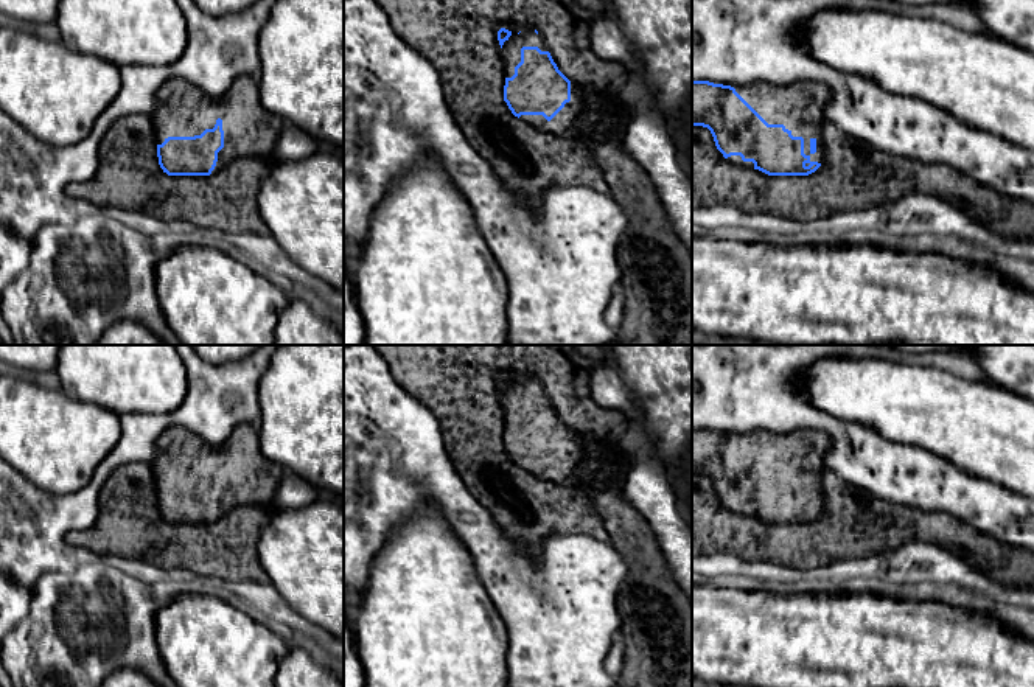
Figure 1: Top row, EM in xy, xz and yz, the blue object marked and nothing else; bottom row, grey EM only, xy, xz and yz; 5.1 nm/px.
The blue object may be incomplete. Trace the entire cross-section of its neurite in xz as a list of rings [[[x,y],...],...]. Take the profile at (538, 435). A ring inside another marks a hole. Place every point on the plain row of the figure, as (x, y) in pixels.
[[[501,376],[505,421],[504,449],[524,473],[560,485],[580,485],[578,466],[588,459],[583,438],[571,431],[533,376],[518,382]]]

